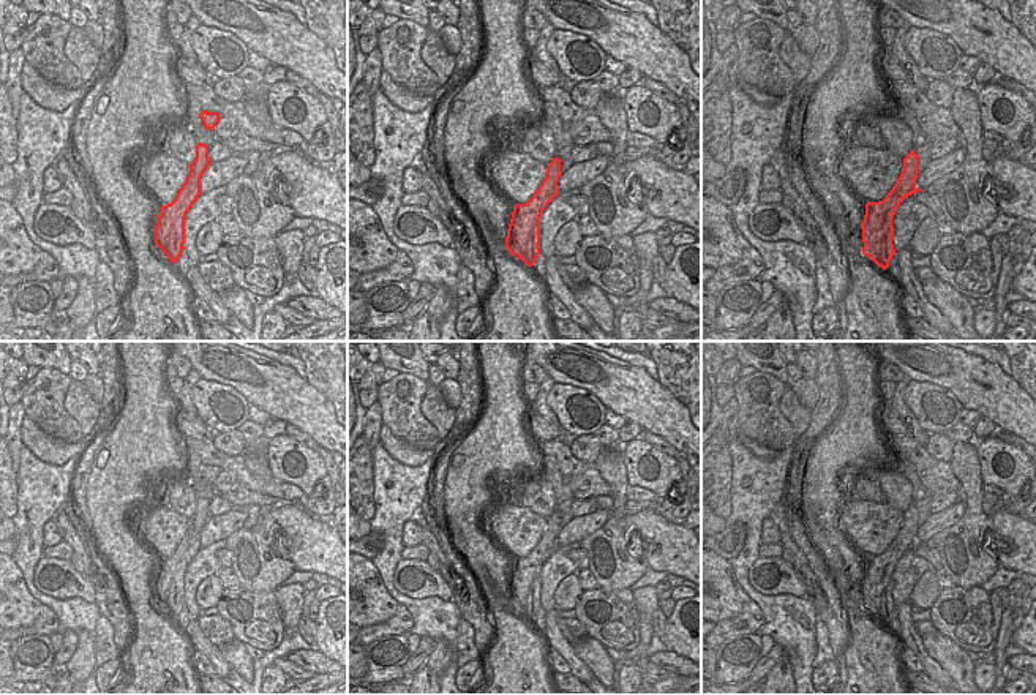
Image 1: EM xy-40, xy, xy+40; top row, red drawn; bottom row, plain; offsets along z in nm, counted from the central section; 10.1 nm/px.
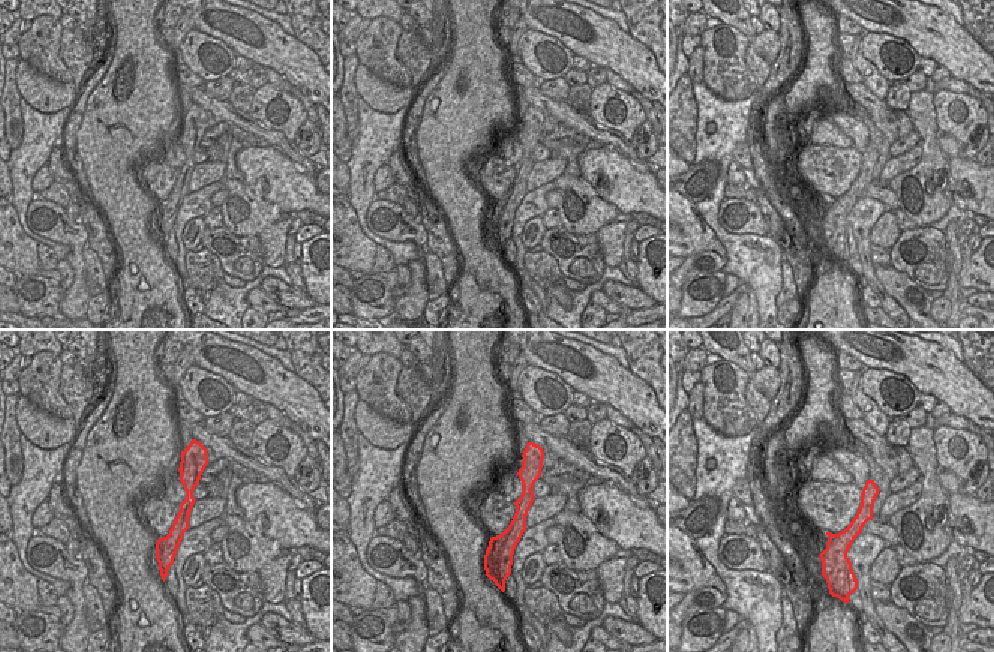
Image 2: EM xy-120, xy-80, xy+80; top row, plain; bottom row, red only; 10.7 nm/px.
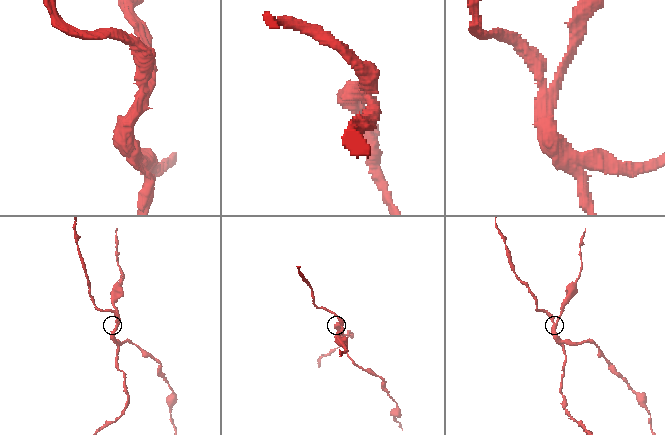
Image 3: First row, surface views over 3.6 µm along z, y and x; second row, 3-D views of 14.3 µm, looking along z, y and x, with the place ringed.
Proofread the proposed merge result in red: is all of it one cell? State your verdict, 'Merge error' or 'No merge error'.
Merge error

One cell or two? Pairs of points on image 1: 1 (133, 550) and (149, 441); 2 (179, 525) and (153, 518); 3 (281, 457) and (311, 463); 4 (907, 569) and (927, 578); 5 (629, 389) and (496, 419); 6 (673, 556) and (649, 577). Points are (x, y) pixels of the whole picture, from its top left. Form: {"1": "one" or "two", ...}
{"1": "one", "2": "one", "3": "one", "4": "two", "5": "two", "6": "two"}

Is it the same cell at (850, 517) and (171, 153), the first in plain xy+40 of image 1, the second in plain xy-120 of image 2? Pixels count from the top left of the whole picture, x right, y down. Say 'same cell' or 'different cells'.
different cells

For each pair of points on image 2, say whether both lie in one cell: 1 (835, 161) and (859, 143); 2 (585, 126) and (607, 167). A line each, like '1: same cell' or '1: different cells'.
1: different cells
2: different cells

